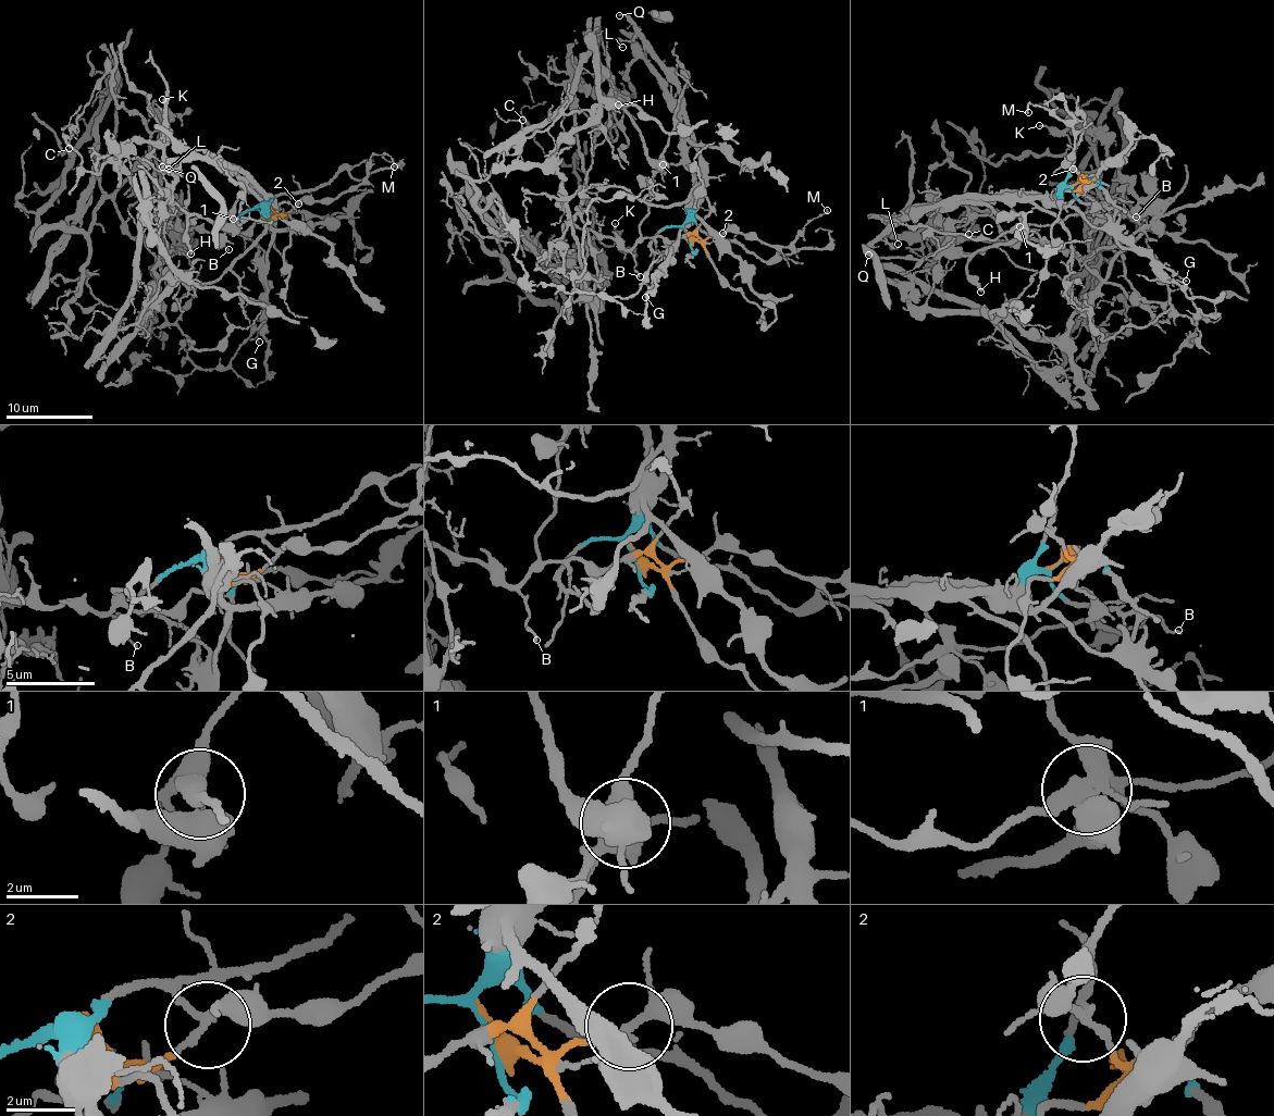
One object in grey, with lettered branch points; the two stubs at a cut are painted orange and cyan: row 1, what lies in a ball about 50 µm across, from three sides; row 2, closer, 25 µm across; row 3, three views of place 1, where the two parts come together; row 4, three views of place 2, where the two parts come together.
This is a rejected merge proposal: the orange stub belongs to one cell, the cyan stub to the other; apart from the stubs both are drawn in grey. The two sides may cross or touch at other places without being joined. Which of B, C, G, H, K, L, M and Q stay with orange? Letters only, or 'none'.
B, C, K, M

